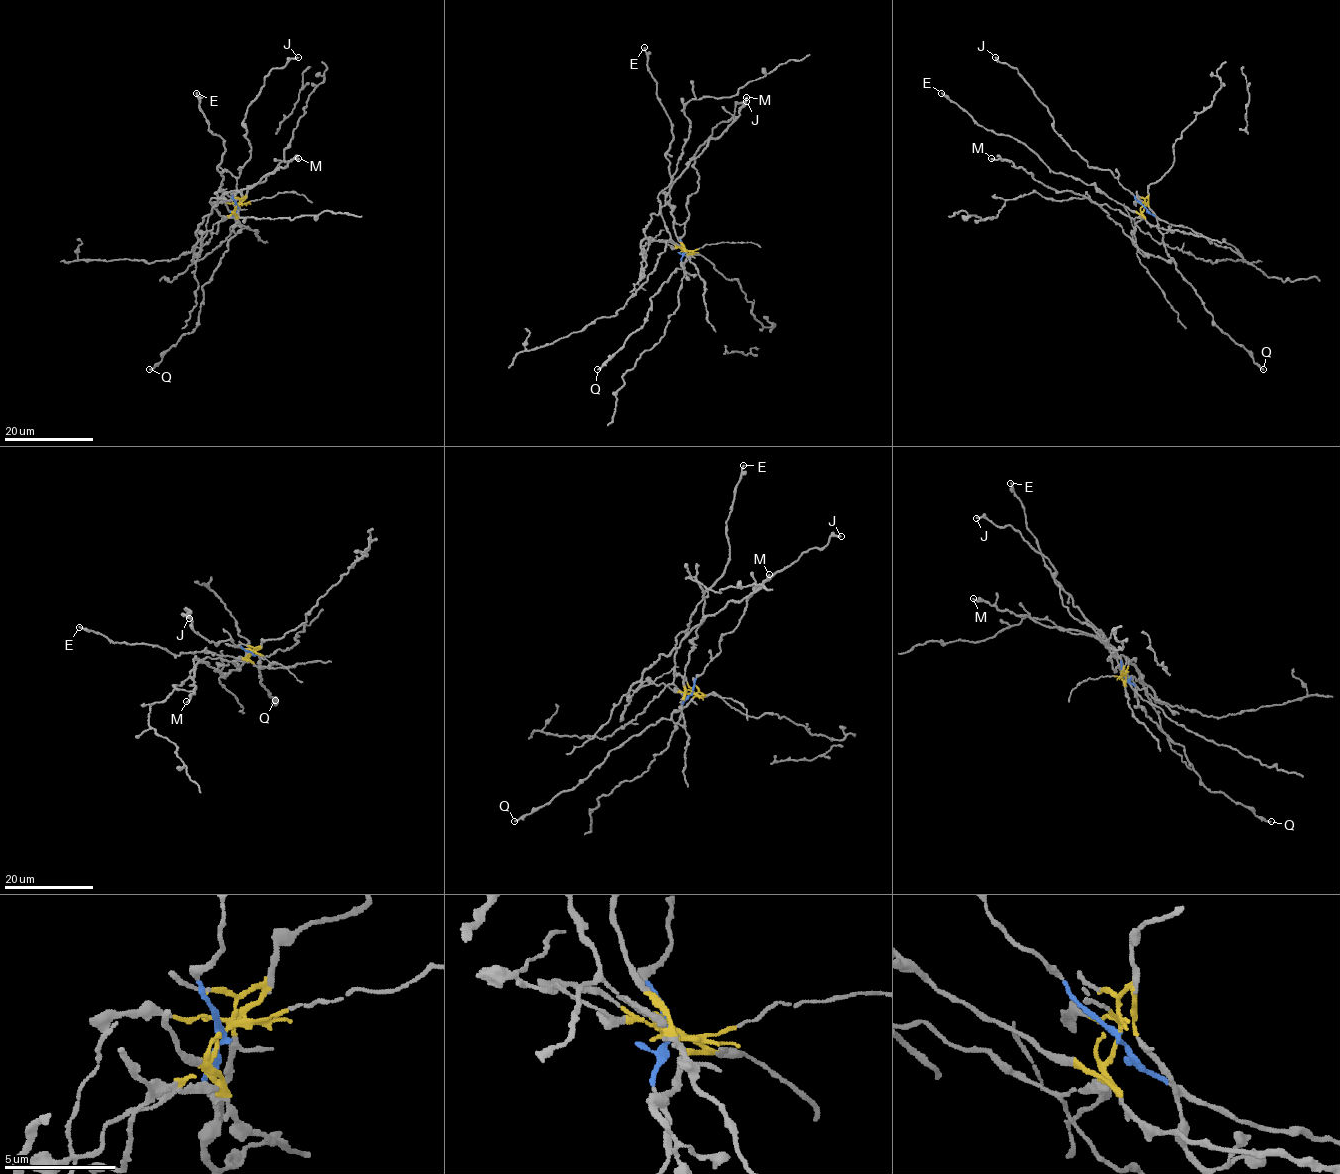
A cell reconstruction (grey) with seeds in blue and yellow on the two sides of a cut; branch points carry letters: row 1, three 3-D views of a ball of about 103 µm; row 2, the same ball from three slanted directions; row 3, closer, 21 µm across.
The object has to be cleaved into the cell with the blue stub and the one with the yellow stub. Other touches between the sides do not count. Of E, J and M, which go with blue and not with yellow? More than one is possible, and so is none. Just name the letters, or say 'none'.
J

